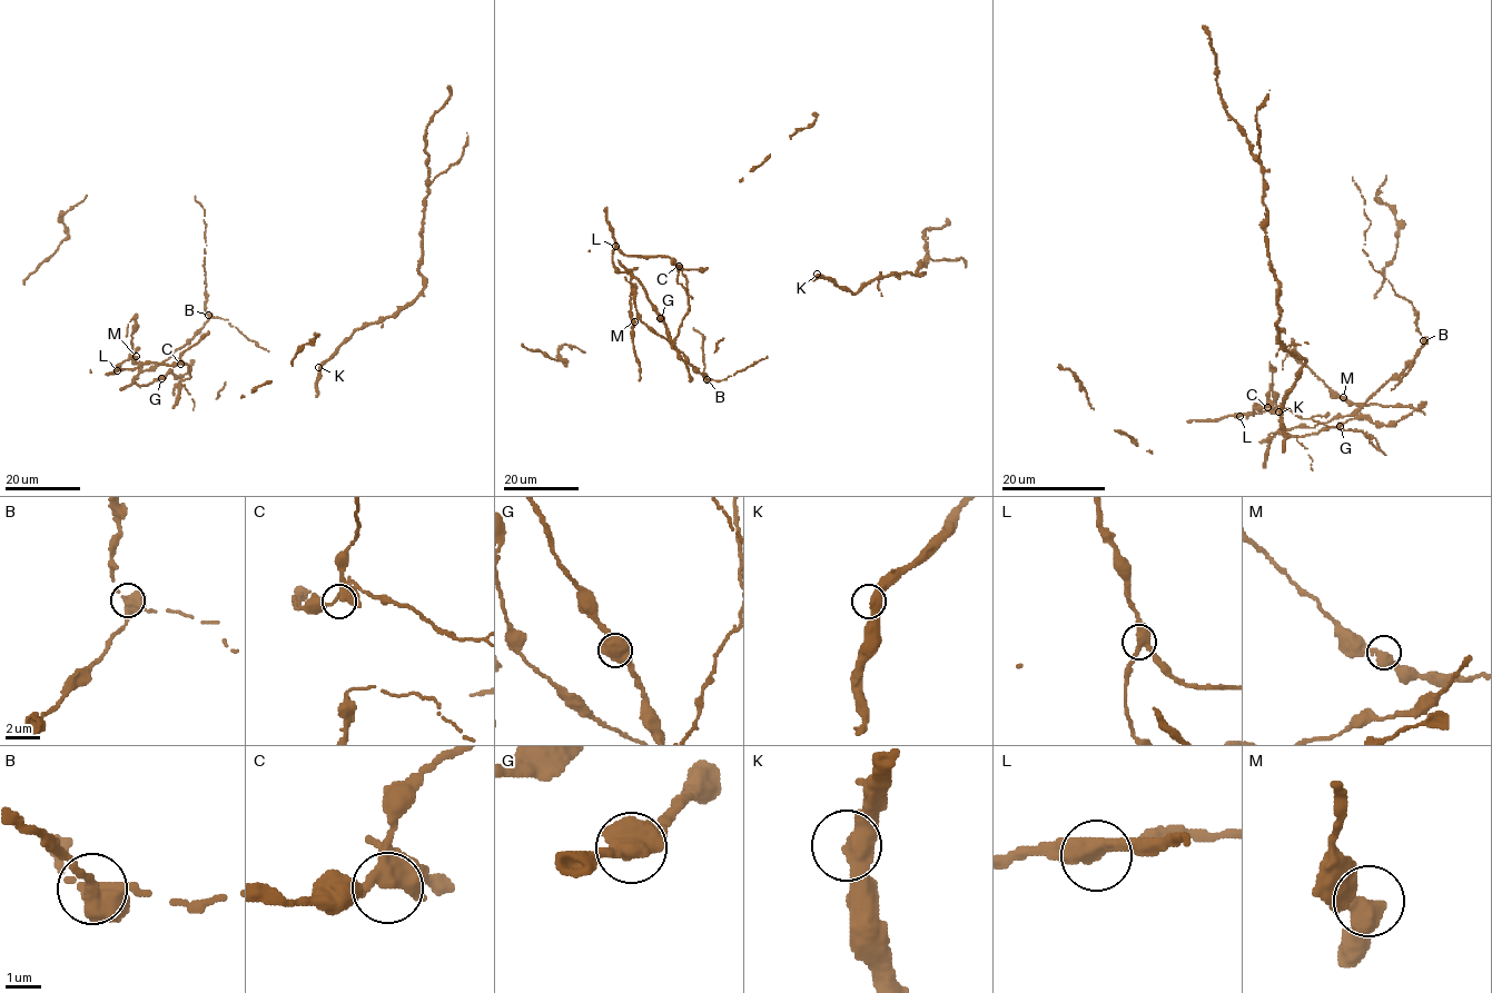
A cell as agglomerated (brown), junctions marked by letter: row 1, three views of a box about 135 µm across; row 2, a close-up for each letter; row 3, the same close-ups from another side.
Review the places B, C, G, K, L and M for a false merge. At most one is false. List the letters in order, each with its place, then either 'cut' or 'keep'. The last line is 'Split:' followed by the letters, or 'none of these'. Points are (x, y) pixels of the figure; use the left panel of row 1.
B: at (208, 315); cut
C: at (180, 364); keep
G: at (161, 378); keep
K: at (318, 367); keep
L: at (117, 370); keep
M: at (136, 356); keep
Split: B

